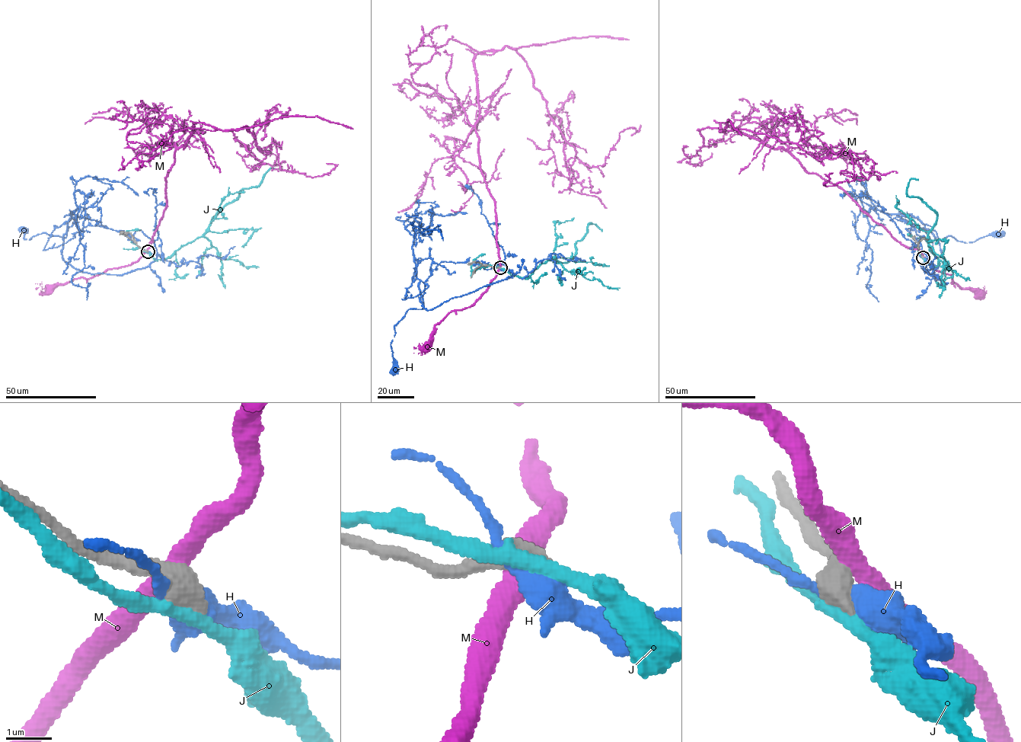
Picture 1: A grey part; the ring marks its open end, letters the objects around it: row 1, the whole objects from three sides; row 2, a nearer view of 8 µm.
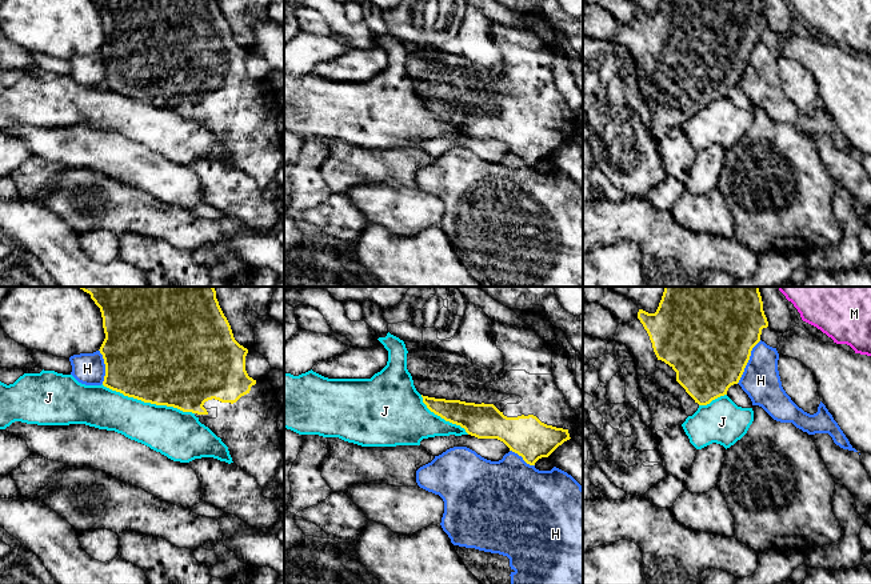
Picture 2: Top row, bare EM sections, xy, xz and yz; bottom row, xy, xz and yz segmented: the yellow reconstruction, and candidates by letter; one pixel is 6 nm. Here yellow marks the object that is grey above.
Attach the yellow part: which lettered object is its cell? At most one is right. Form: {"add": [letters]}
{"add": []}

